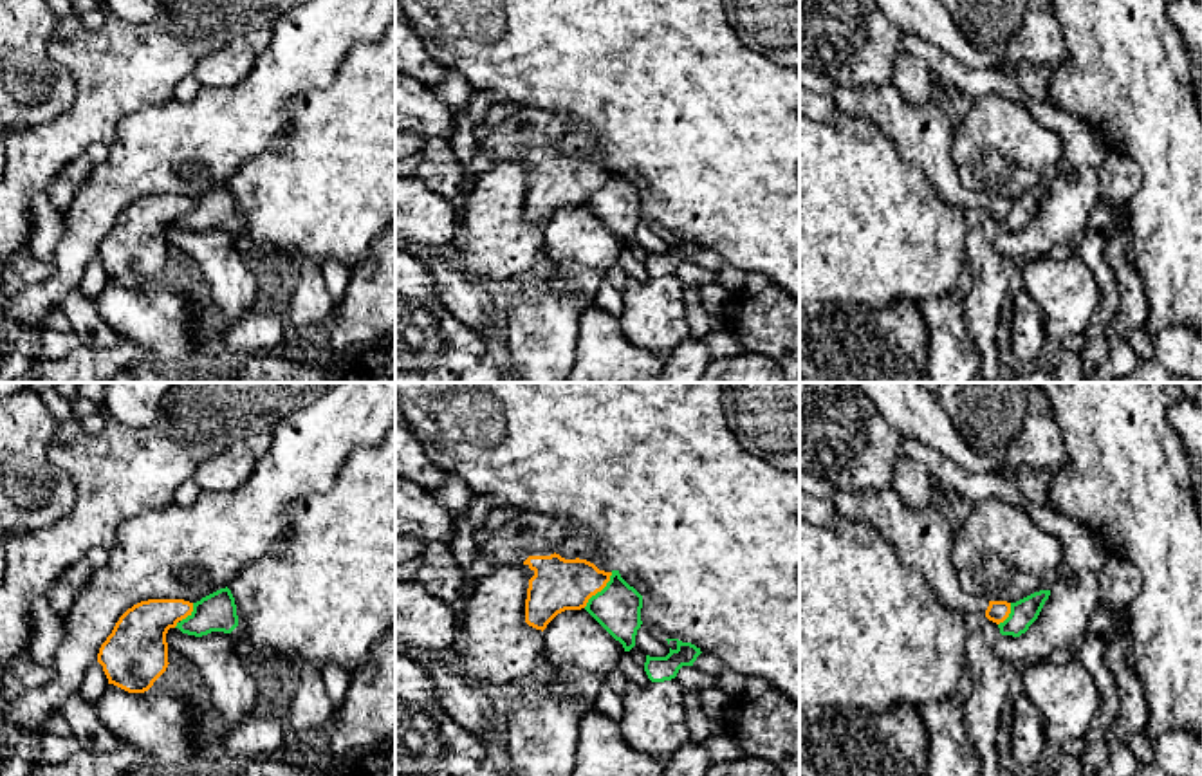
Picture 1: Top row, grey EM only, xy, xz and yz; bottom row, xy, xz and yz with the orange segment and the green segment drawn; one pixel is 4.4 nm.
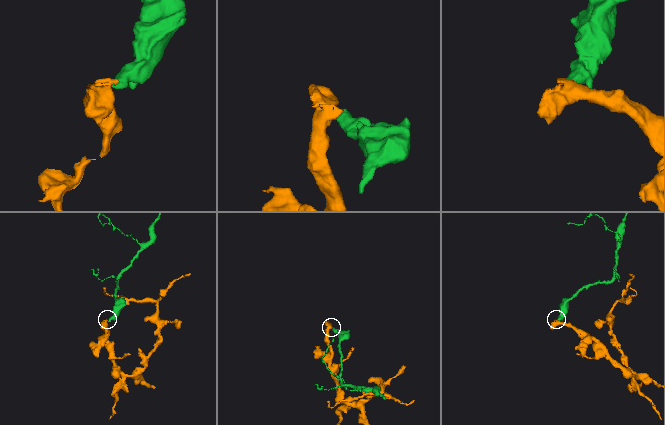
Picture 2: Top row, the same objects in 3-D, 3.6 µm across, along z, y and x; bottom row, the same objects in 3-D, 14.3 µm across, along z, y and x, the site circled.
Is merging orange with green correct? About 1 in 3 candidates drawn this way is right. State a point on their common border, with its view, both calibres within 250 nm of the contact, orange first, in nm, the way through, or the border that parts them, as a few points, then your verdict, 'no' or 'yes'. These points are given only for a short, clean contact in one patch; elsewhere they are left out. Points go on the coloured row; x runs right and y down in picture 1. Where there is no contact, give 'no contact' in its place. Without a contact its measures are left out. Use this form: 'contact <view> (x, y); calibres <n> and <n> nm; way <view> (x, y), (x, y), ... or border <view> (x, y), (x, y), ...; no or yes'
contact xz (600, 591); calibres 240 and 200 nm; border xz (612, 572), (610, 580), (583, 607); no

